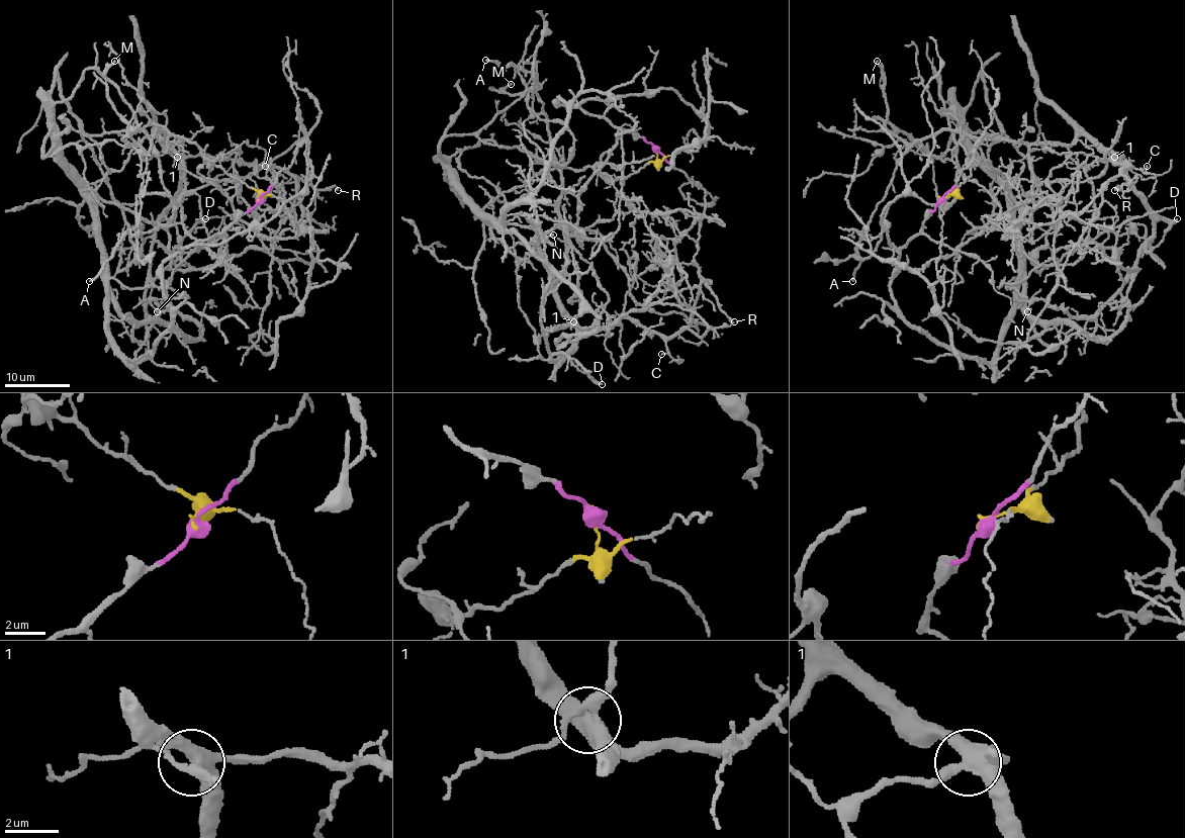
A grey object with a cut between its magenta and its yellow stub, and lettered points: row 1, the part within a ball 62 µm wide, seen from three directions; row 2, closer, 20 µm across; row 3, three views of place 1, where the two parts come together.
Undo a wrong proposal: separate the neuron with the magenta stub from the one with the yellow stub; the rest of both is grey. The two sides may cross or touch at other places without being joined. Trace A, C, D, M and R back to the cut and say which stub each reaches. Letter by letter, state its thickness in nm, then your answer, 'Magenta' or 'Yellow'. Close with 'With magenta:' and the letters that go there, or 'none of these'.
A: Thickness 190 nm. Yellow
C: Thickness 120 nm. Yellow
D: Thickness 280 nm. Yellow
M: Thickness 150 nm. Yellow
R: Thickness 80 nm. Yellow
With magenta: none of these

